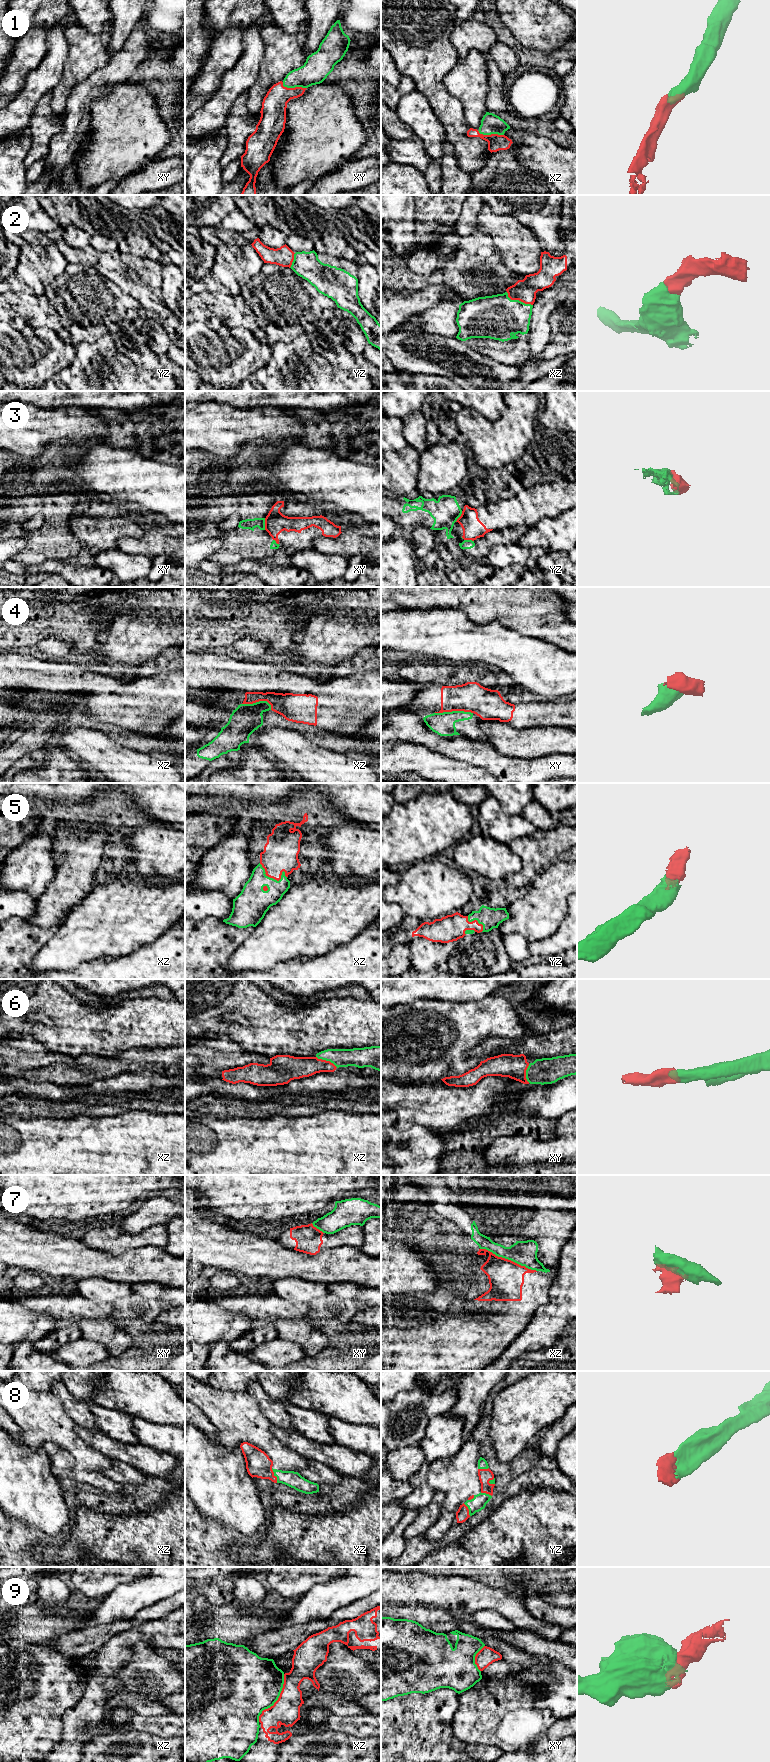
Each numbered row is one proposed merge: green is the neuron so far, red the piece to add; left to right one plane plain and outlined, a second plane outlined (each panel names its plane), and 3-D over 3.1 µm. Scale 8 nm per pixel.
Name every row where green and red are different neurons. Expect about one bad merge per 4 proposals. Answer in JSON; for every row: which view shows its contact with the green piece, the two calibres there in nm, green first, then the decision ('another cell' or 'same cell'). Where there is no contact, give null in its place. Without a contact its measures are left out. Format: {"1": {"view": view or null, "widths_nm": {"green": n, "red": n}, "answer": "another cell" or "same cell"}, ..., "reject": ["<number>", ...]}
{"1": {"view": "xy", "widths_nm": {"green": 220, "red": 200}, "answer": "same cell"}, "2": {"view": "xz", "widths_nm": {"green": 360, "red": 180}, "answer": "same cell"}, "3": {"view": "xy", "widths_nm": {"green": 80, "red": 180}, "answer": "another cell"}, "4": {"view": "xy", "widths_nm": {"green": 180, "red": 240}, "answer": "another cell"}, "5": {"view": "xz", "widths_nm": {"green": 260, "red": 280}, "answer": "same cell"}, "6": {"view": "xz", "widths_nm": {"green": 160, "red": 180}, "answer": "same cell"}, "7": {"view": "xz", "widths_nm": {"green": 200, "red": 280}, "answer": "another cell"}, "8": {"view": "xz", "widths_nm": {"green": 130, "red": 200}, "answer": "same cell"}, "9": {"view": "xz", "widths_nm": {"green": 460, "red": 220}, "answer": "another cell"}, "reject": ["3", "4", "7", "9"]}

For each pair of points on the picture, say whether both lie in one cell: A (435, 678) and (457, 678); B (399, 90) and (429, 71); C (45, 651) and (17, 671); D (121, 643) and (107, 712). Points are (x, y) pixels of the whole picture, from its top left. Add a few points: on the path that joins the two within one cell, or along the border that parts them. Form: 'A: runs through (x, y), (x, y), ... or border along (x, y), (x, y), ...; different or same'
A: runs through (440, 678), (452, 678); same
B: border along (401, 75), (408, 76), (416, 89); different
C: border along (39, 655), (45, 658), (62, 660); different
D: border along (85, 659), (93, 668), (106, 671); different

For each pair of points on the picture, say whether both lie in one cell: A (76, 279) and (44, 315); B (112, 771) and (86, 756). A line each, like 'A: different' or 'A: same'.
A: same
B: same

